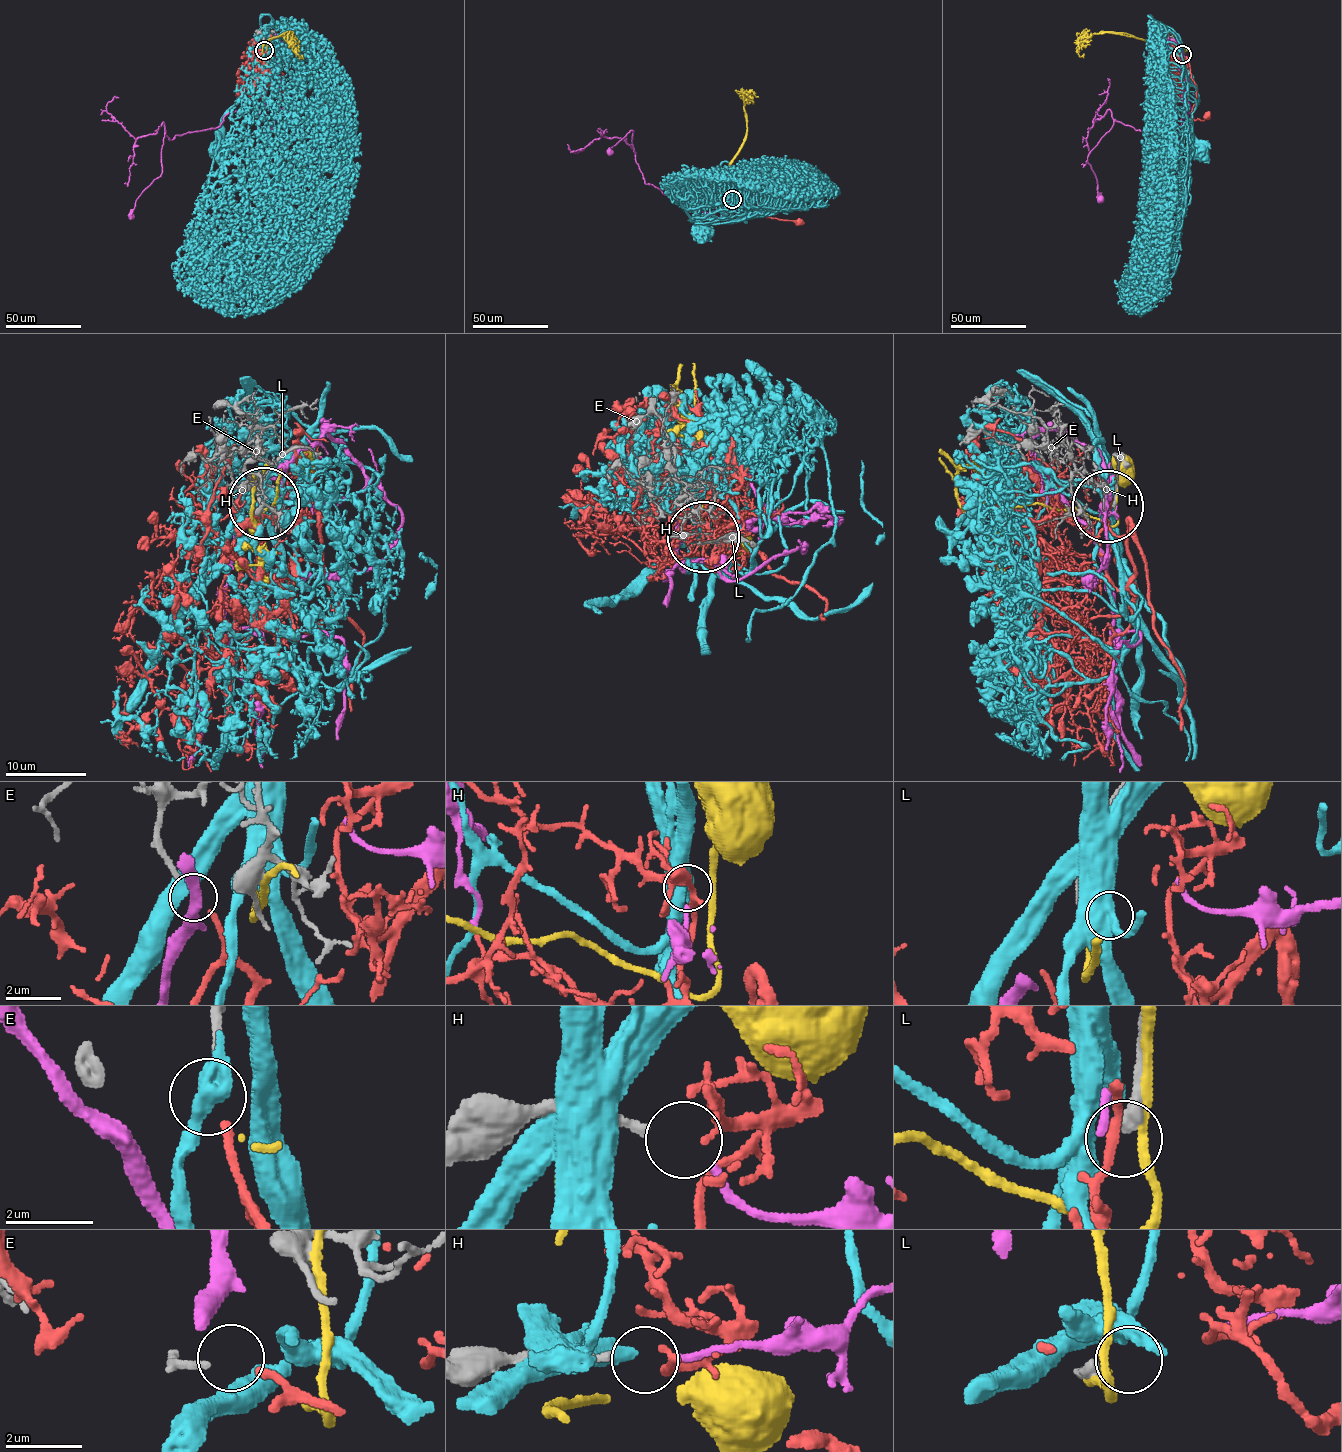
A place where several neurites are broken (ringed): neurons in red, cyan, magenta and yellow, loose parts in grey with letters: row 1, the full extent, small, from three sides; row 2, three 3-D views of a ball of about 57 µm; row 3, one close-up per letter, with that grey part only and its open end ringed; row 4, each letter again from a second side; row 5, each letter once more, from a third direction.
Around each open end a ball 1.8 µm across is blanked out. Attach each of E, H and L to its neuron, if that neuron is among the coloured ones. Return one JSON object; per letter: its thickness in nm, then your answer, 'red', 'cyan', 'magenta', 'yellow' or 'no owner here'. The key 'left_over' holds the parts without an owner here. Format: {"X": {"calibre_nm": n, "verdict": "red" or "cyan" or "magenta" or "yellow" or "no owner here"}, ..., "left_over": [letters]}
{"E": {"calibre_nm": 170, "verdict": "red"}, "H": {"calibre_nm": 200, "verdict": "magenta"}, "L": {"calibre_nm": 360, "verdict": "no owner here"}, "left_over": ["L"]}

